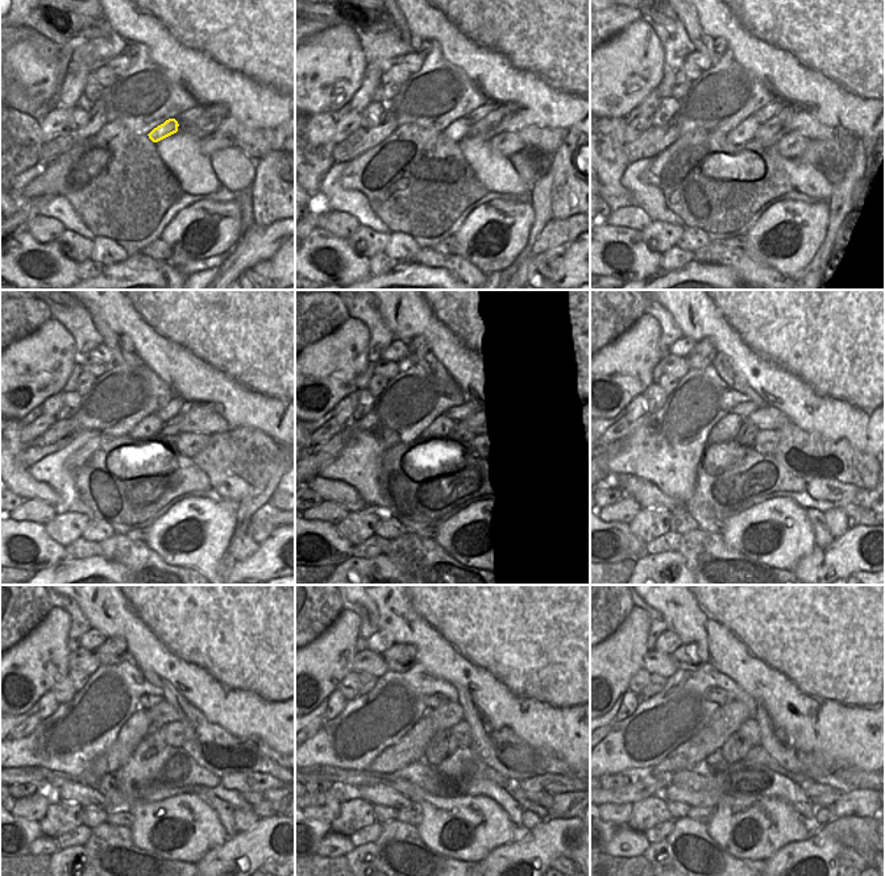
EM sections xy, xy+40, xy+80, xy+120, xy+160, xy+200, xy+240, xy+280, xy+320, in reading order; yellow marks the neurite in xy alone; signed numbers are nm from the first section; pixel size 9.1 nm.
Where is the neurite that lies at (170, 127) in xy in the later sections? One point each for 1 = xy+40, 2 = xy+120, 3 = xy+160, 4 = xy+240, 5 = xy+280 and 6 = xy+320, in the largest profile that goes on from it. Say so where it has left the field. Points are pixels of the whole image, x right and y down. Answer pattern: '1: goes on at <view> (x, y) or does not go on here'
1: goes on at xy+40 (457, 131)
2: goes on at xy+120 (149, 427)
3: goes on at xy+160 (443, 424)
4: goes on at xy+240 (136, 726)
5: goes on at xy+280 (394, 758)
6: goes on at xy+320 (684, 759)

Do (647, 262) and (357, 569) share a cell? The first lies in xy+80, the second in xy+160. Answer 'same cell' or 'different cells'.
different cells

